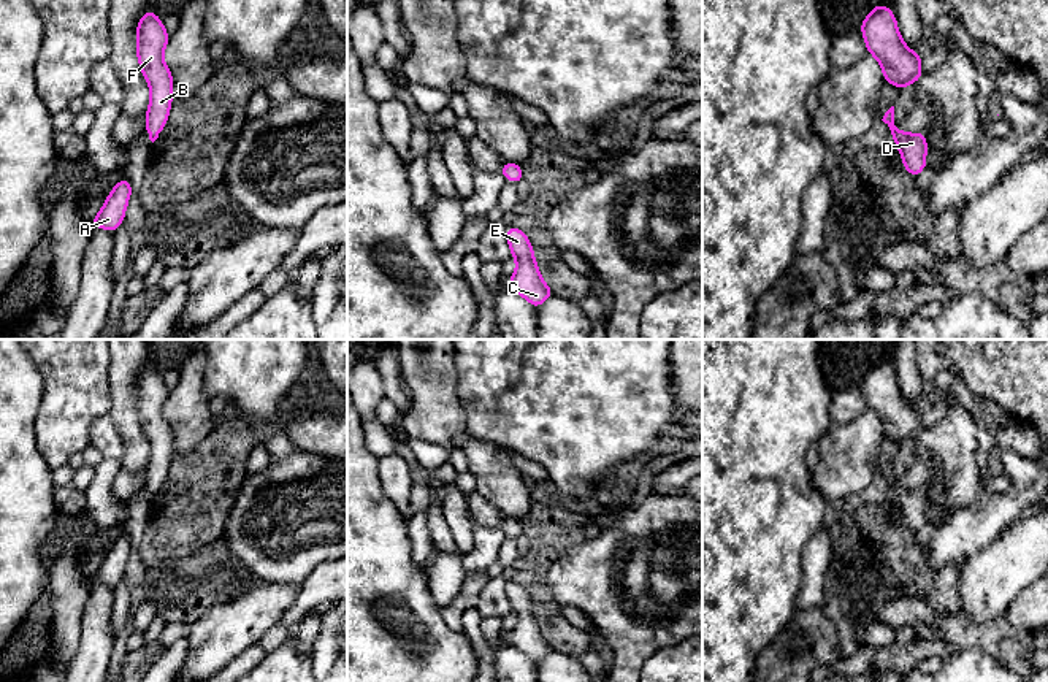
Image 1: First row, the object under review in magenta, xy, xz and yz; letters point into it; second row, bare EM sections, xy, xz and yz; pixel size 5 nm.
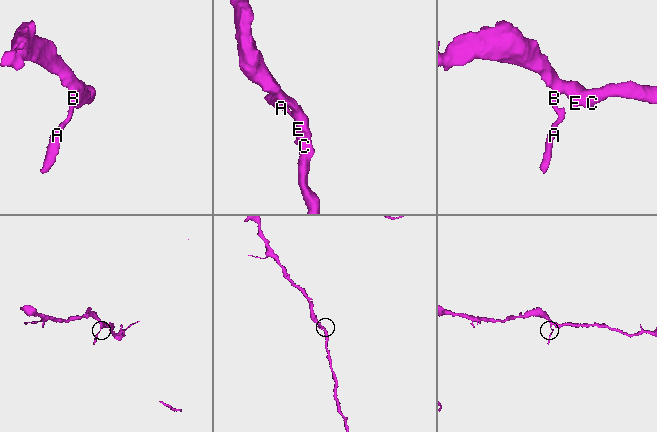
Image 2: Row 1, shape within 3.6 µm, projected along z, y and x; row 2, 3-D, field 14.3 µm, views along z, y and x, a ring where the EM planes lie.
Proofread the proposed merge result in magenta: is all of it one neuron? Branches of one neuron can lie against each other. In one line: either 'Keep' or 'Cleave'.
Keep

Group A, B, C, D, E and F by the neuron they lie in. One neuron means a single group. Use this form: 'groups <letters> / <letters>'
groups A B C D E F

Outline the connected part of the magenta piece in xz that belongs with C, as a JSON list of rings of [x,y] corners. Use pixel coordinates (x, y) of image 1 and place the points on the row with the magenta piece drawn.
[[[512,225],[506,230],[506,239],[509,243],[512,259],[517,262],[517,270],[509,278],[509,289],[522,295],[537,309],[553,295],[553,290],[541,278],[534,260],[534,251],[526,233]]]

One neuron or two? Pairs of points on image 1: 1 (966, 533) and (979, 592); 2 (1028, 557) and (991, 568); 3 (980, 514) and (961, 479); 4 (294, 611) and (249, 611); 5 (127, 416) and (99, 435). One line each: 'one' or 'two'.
1: two
2: one
3: two
4: two
5: two

